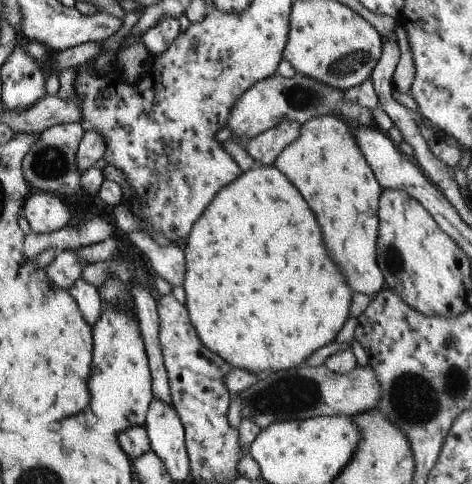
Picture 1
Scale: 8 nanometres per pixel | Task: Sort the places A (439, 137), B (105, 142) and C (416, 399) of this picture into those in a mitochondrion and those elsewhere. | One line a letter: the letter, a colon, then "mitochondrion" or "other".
A: other
B: other
C: mitochondrion

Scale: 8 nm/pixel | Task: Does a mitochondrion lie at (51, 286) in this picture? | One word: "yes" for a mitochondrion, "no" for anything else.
no

